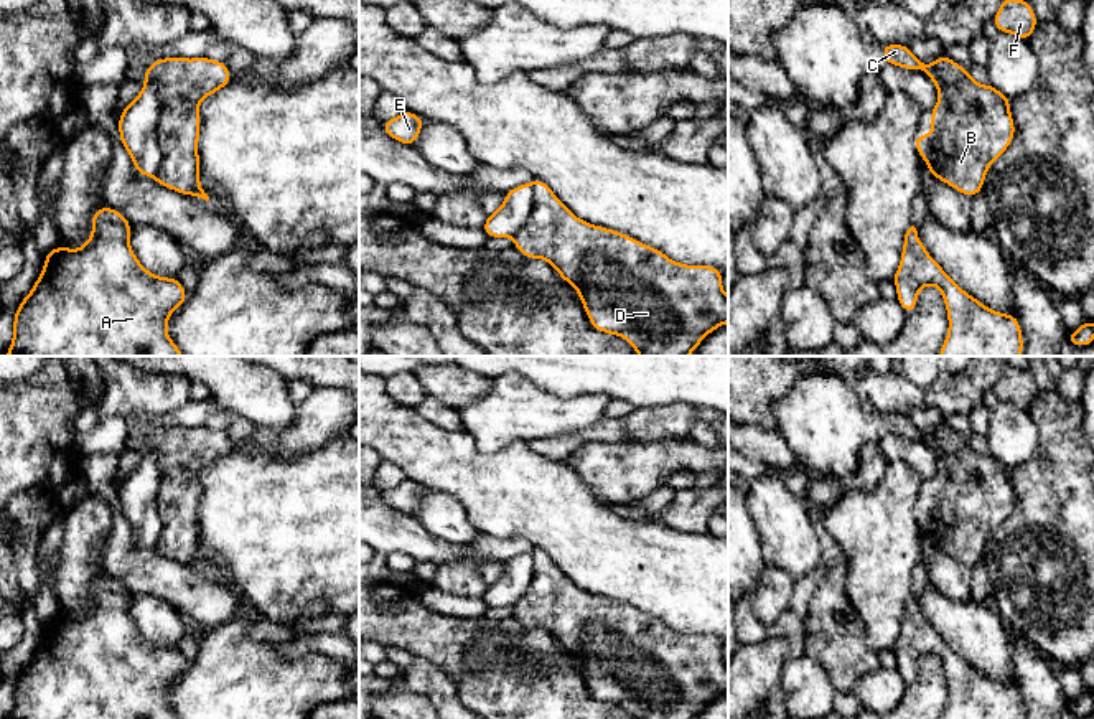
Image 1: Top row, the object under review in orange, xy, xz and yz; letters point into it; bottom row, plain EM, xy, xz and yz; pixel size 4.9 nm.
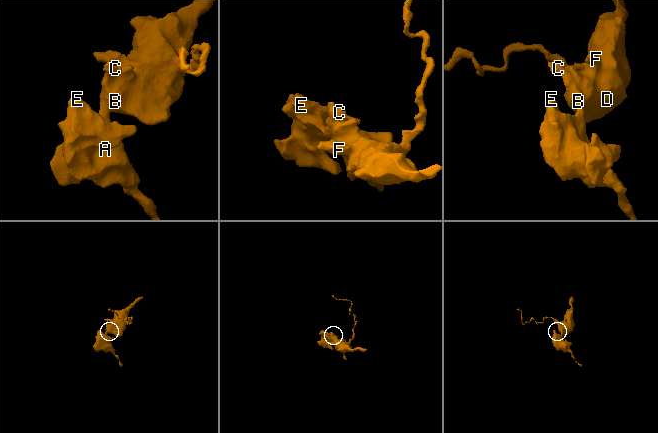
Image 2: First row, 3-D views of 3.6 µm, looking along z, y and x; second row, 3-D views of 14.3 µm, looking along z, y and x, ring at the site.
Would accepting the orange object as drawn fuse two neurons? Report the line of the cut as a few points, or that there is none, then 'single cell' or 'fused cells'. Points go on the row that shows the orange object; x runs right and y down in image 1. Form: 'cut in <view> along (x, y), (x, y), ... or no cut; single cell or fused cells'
cut in xy along (145, 79), (155, 86), (158, 99), (162, 164), (152, 175); fused cells

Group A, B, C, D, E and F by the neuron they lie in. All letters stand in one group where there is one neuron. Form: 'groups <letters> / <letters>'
groups A C E / B D F

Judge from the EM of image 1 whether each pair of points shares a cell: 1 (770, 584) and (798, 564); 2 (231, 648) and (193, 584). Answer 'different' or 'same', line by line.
1: different
2: different

